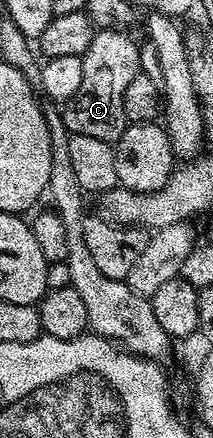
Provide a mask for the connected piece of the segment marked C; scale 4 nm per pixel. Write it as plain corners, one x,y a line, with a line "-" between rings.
99,30
93,36
87,51
82,54
81,88
77,88
77,92
71,97
71,101
66,103
61,110
63,123
68,134
93,136
96,140
105,140
114,144
127,131
129,123
123,111
125,88
128,86
129,80
133,80
133,76
140,73
139,46
130,38
129,34
122,30

